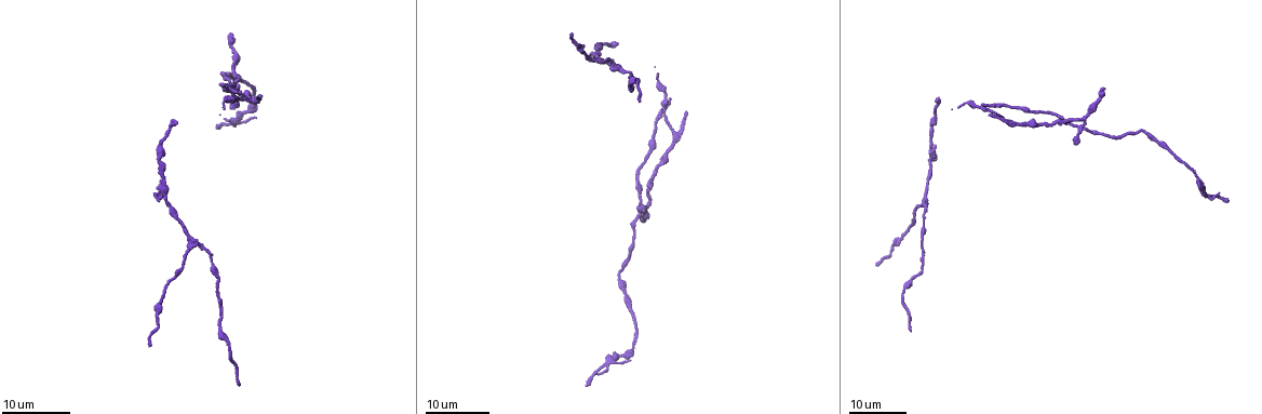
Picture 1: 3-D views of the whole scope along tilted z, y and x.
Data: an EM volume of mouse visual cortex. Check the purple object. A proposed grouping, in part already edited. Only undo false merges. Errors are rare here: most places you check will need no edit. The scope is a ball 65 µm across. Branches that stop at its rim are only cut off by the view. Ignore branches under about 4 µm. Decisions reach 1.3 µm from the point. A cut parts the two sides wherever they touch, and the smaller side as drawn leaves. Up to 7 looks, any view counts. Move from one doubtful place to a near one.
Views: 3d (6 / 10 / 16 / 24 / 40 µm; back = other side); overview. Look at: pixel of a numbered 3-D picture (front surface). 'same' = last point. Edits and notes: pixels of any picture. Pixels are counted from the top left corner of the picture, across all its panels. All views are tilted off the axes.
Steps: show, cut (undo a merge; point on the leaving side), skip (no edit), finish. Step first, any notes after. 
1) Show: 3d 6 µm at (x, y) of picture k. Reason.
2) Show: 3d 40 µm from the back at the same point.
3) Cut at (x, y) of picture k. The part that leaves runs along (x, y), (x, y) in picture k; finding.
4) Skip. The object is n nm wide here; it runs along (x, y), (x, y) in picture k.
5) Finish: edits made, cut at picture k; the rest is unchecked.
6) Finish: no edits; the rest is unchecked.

Show: 3d 16 µm at (1084, 126) of picture 1. Four-way junction.

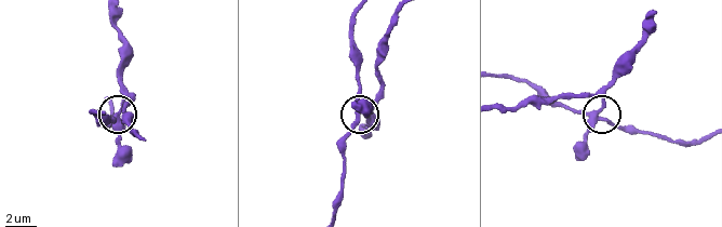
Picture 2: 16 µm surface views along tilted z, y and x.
Show: 3d 6 µm at (596, 118) of picture 2.

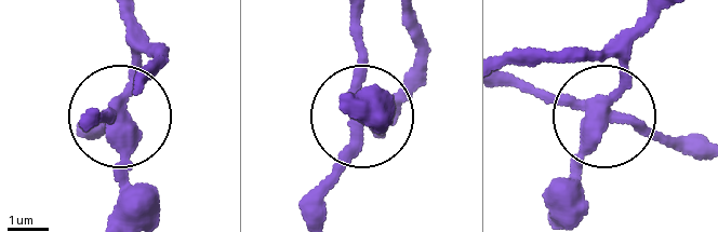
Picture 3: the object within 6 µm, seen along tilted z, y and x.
Cut at (337, 165) of picture 3. The object is 340 nm wide here; the part that leaves runs along (599, 105), (702, 144) in picture 3; a second cell is stuck on.

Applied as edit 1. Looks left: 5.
Show: overview.

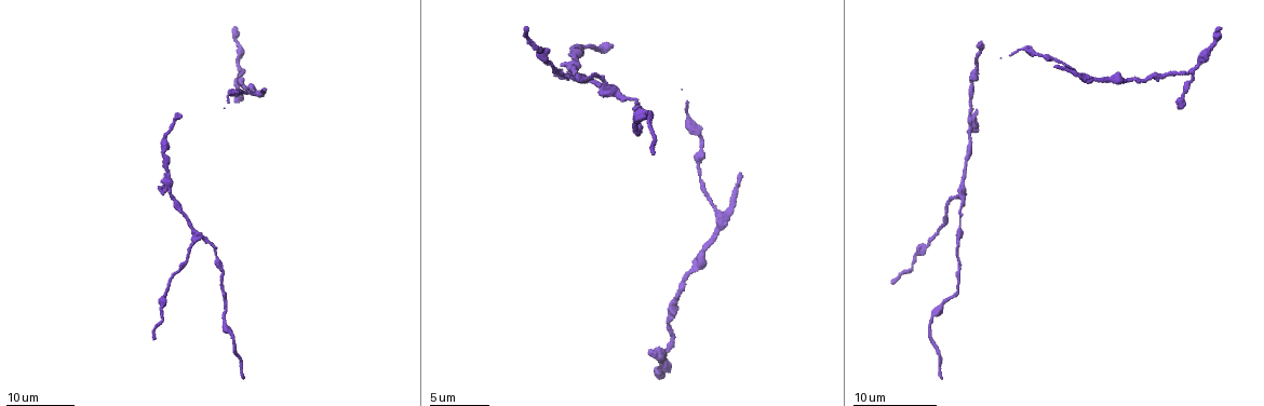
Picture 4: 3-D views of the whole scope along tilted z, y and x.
Show: 3d 16 µm at (970, 111) of picture 4.

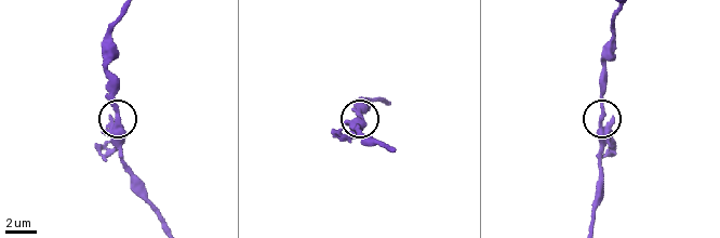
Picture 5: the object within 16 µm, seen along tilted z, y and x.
Show: 3d 10 µm at (119, 120) of picture 5.

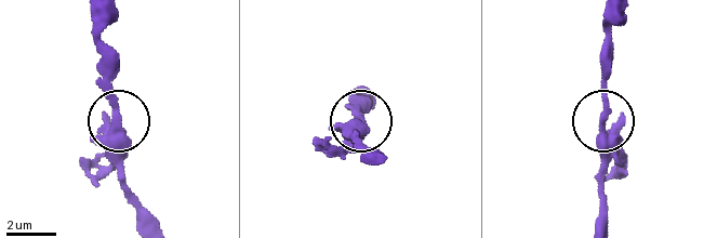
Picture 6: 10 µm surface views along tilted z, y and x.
Skip. 3 arms meet here; continuous, no second cell.

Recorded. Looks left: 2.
Show: 3d 24 µm at (960, 194) of picture 4. Thin arm on a thick one.

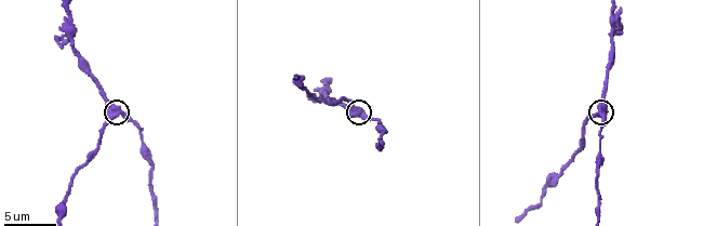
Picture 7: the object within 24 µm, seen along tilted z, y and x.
Show: 3d 6 µm at (358, 113) of picture 7.

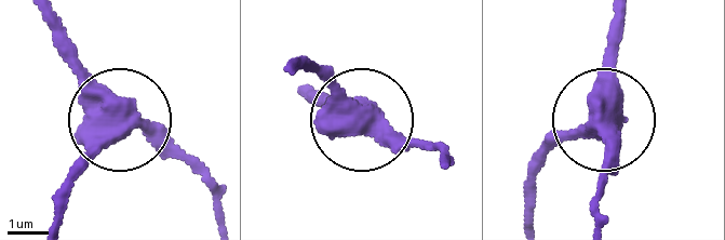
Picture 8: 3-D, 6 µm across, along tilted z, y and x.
Skip. It runs along (621, 21), (607, 108), (540, 156) in picture 8; continuous, no second cell.

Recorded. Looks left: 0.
Finish: edits made, cut at picture 3; the rest is unchecked.

